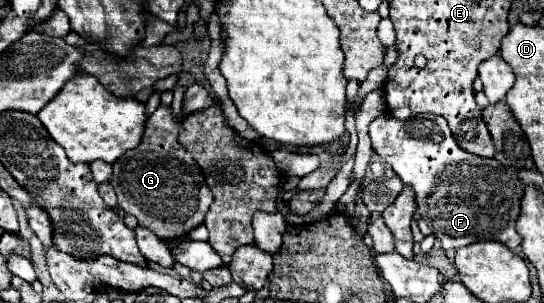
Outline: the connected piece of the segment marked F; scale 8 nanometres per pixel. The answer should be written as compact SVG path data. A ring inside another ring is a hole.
M381 114L369 124L369 136L373 150L387 164L391 164L393 172L403 180L405 186L413 188L417 210L431 228L433 236L441 242L443 250L457 250L481 240L499 240L511 250L521 244L521 236L515 230L515 222L521 210L521 196L525 194L525 184L517 176L517 170L511 166L503 166L495 158L481 158L461 150L443 116L419 114L407 122L399 122L391 116Z

